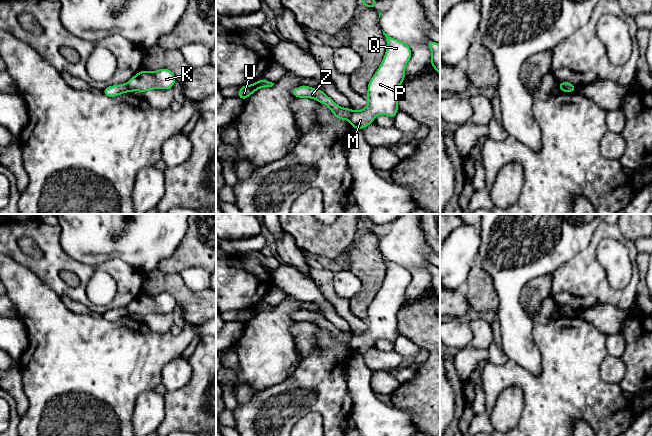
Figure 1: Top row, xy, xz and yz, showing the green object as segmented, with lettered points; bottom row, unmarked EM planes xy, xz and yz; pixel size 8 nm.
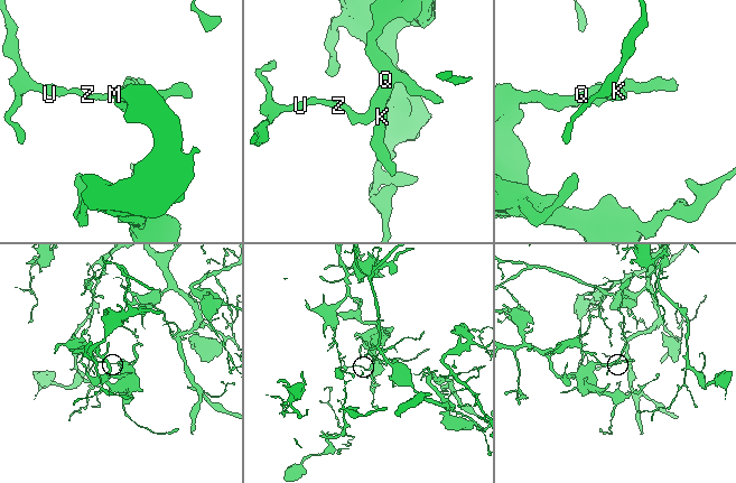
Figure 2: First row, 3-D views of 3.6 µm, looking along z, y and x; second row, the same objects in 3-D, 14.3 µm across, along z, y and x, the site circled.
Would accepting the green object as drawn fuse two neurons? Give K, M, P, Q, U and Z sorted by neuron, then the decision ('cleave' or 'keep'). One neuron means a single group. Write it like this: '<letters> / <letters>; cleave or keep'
K M P Q / U Z; cleave

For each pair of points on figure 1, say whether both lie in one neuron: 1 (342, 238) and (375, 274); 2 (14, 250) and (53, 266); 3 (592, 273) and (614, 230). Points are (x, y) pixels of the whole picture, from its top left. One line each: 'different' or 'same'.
1: different
2: same
3: same

